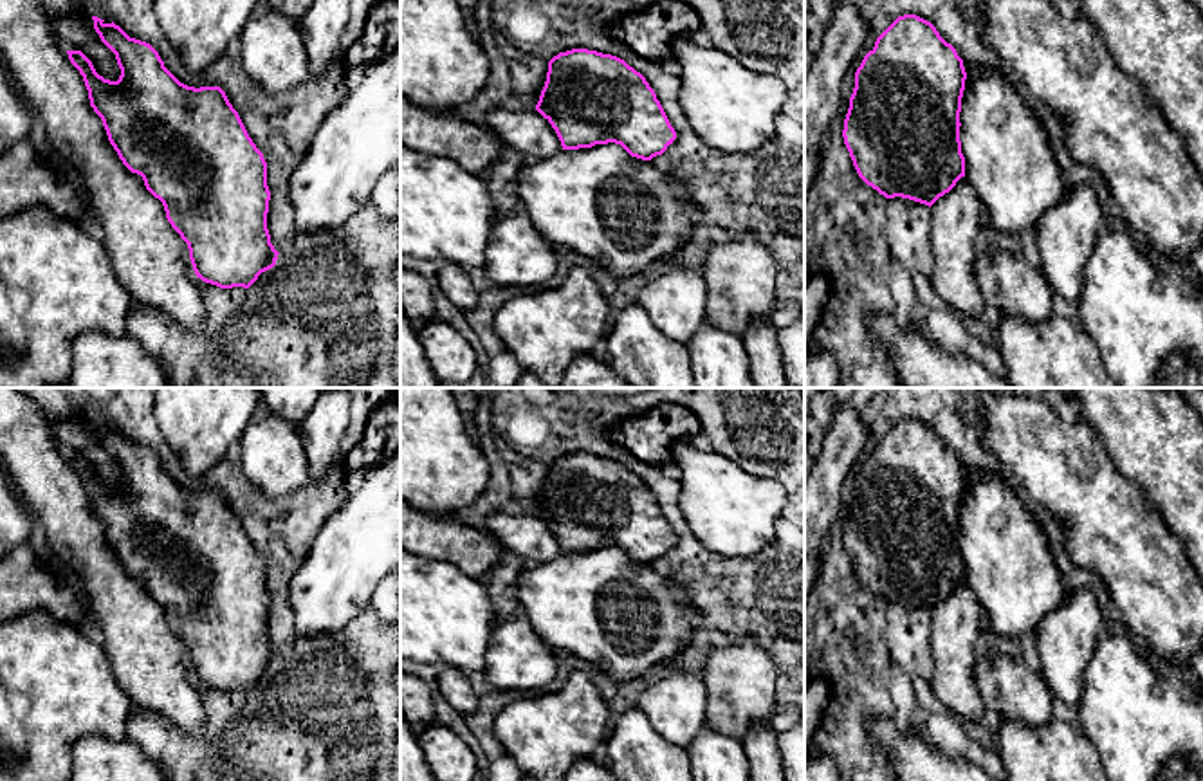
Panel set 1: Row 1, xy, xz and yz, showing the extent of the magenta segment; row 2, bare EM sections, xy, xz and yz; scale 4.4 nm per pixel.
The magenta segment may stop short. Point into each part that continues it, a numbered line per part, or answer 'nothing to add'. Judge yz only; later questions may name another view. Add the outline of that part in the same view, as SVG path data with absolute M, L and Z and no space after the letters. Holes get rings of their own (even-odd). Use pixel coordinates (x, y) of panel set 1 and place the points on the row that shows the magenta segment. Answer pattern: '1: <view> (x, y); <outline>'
1: yz (956, 217); M961 177L956 186L932 206L932 274L931 285L943 307L983 319L988 317L978 280L974 258L979 249L983 207L974 186Z

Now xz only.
1: xz (527, 132); M500 106L487 114L485 128L505 148L518 152L528 161L548 159L563 150L556 130L537 110L510 112Z

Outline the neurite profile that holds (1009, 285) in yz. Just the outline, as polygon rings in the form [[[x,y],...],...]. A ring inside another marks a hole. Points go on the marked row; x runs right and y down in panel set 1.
[[[978,249],[974,274],[988,316],[1042,323],[1051,317],[1053,290],[1042,271],[1026,263],[1021,251]]]

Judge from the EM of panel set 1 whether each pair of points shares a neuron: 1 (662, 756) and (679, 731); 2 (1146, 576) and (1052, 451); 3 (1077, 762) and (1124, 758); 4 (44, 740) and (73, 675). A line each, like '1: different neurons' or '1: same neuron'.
1: different neurons
2: same neuron
3: different neurons
4: same neuron

